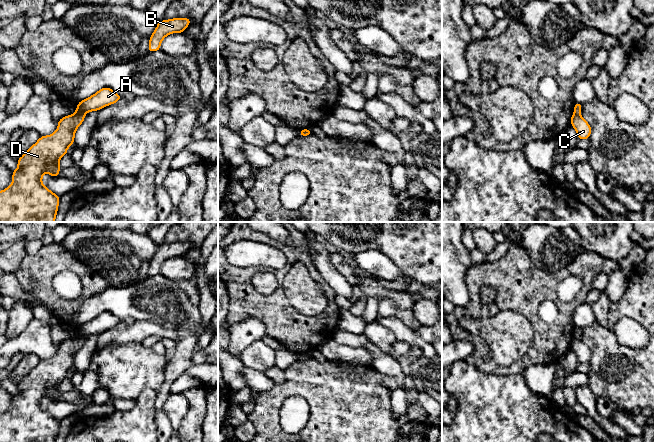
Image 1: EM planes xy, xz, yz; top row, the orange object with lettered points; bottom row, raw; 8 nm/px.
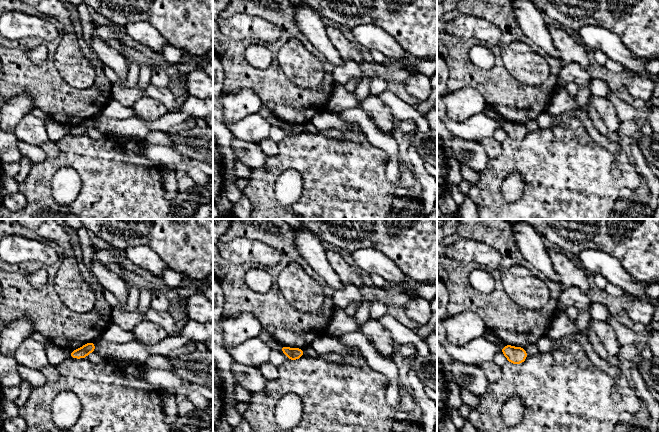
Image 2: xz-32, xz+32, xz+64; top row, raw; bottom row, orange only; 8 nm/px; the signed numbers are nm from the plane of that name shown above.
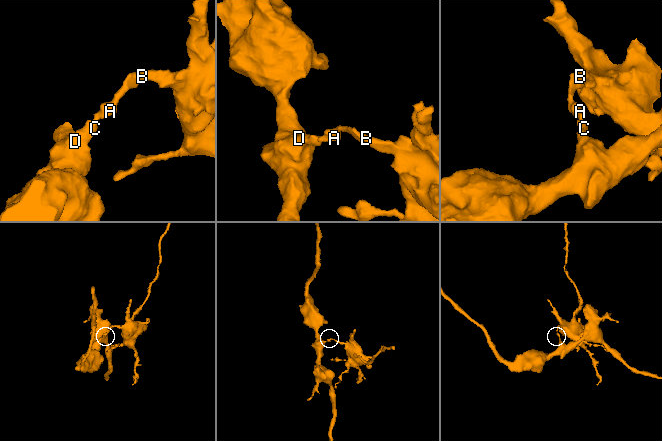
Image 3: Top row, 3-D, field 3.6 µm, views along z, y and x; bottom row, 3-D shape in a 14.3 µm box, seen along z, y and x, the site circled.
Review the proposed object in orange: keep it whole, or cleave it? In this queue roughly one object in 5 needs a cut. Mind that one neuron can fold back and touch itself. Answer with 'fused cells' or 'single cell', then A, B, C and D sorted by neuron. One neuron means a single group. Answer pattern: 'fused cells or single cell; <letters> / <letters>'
fused cells; A B / C D

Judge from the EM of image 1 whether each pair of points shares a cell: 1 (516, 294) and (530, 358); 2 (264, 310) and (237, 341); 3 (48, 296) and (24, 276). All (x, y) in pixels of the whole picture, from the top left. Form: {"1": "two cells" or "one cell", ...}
{"1": "one cell", "2": "two cells", "3": "one cell"}

